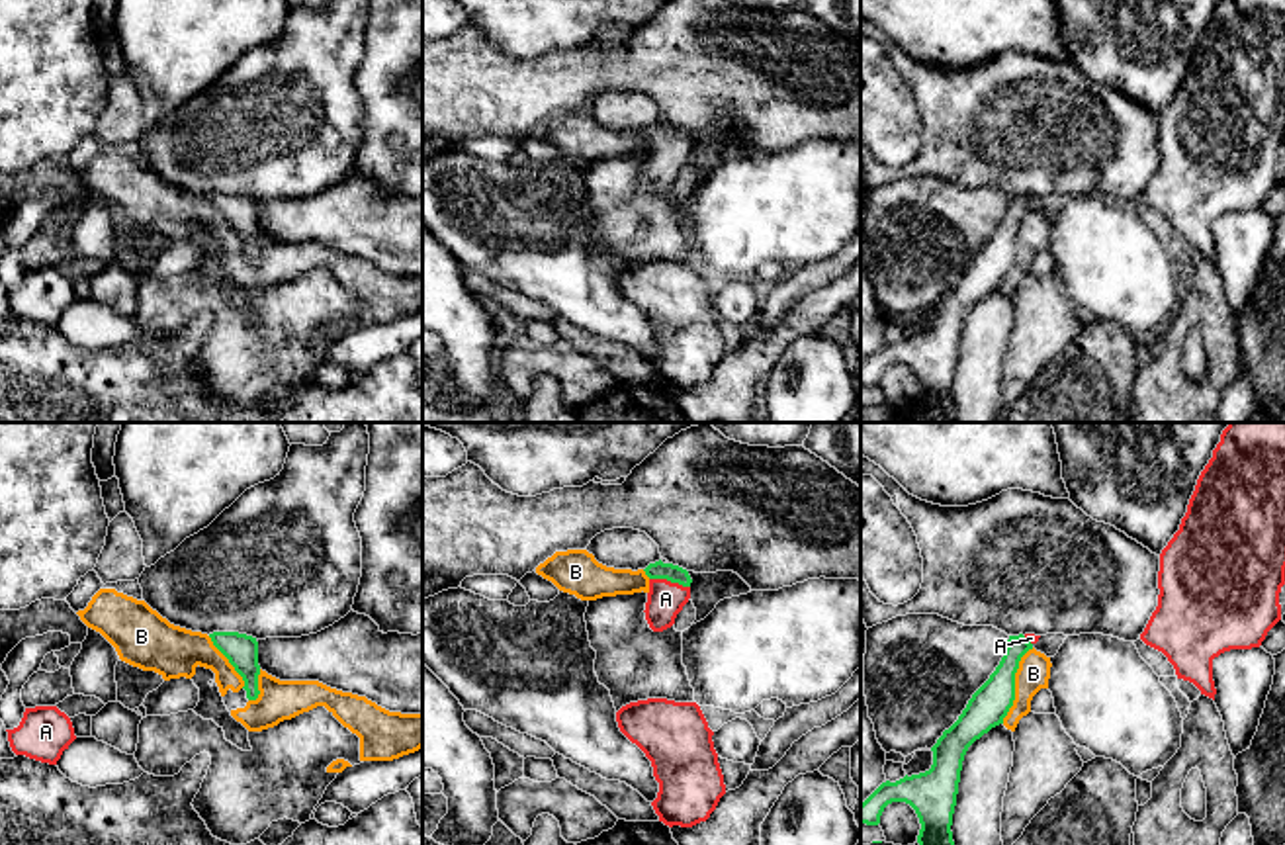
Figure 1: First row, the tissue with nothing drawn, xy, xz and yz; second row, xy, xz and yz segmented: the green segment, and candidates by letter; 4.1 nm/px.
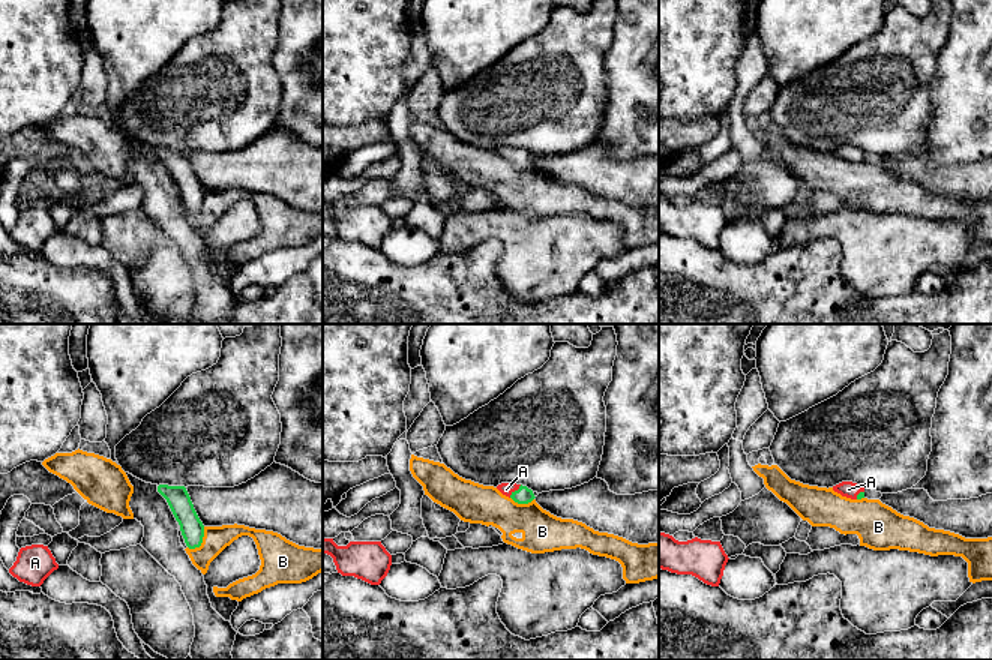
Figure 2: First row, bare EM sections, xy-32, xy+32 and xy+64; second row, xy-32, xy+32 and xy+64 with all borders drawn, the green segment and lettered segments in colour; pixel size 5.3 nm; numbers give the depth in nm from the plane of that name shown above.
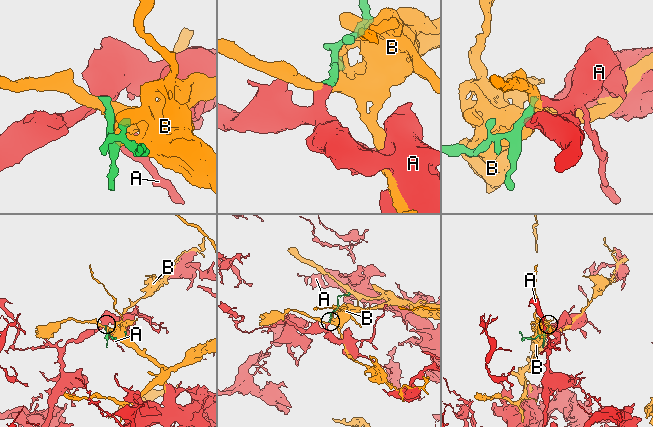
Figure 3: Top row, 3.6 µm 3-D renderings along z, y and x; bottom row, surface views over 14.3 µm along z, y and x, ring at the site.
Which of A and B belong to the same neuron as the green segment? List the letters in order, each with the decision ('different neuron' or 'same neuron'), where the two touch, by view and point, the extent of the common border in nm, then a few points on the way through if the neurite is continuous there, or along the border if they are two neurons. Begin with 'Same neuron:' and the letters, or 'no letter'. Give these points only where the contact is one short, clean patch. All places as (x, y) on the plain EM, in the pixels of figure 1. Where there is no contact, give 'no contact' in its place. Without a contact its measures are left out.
Same neuron: A
A: same neuron | xz (669, 141) | 170 nm | across xz (658, 132), (669, 141), (665, 161)
B: different neuron | yz (1014, 247) | 340 nm

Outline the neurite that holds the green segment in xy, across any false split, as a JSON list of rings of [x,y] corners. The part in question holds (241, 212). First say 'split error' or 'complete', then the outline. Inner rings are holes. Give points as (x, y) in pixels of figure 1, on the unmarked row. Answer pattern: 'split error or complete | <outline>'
complete | [[[213,194],[209,196],[213,207],[229,221],[235,233],[244,243],[244,252],[248,262],[256,262],[258,252],[258,203],[252,198],[239,194]]]

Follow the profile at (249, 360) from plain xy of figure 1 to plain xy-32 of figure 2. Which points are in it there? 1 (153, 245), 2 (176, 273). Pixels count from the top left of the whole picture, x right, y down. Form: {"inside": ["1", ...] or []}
{"inside": ["1", "2"]}

